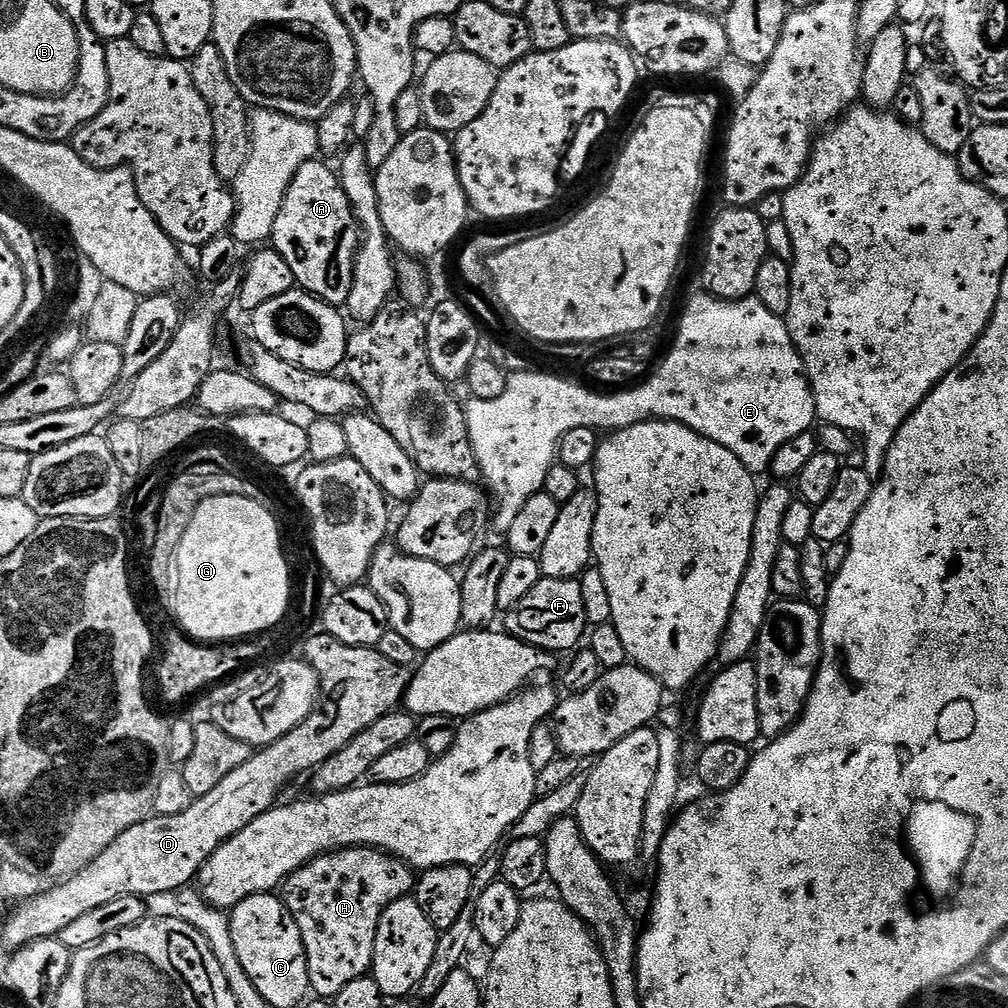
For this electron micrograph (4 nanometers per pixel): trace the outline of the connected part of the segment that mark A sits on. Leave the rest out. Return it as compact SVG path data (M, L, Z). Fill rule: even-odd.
M320 158L306 162L298 174L294 174L278 210L270 244L286 258L303 291L330 305L344 306L352 289L352 271L362 229L356 223L356 215L342 190L339 175L333 169L331 172L323 162Z

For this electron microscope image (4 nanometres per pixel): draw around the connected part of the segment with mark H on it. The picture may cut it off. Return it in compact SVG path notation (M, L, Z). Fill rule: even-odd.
M370 847L325 852L288 876L282 885L282 899L302 934L308 959L308 983L317 997L335 998L338 990L342 990L349 982L354 982L354 978L362 978L371 973L378 922L386 906L405 899L413 888L413 869L398 857Z

